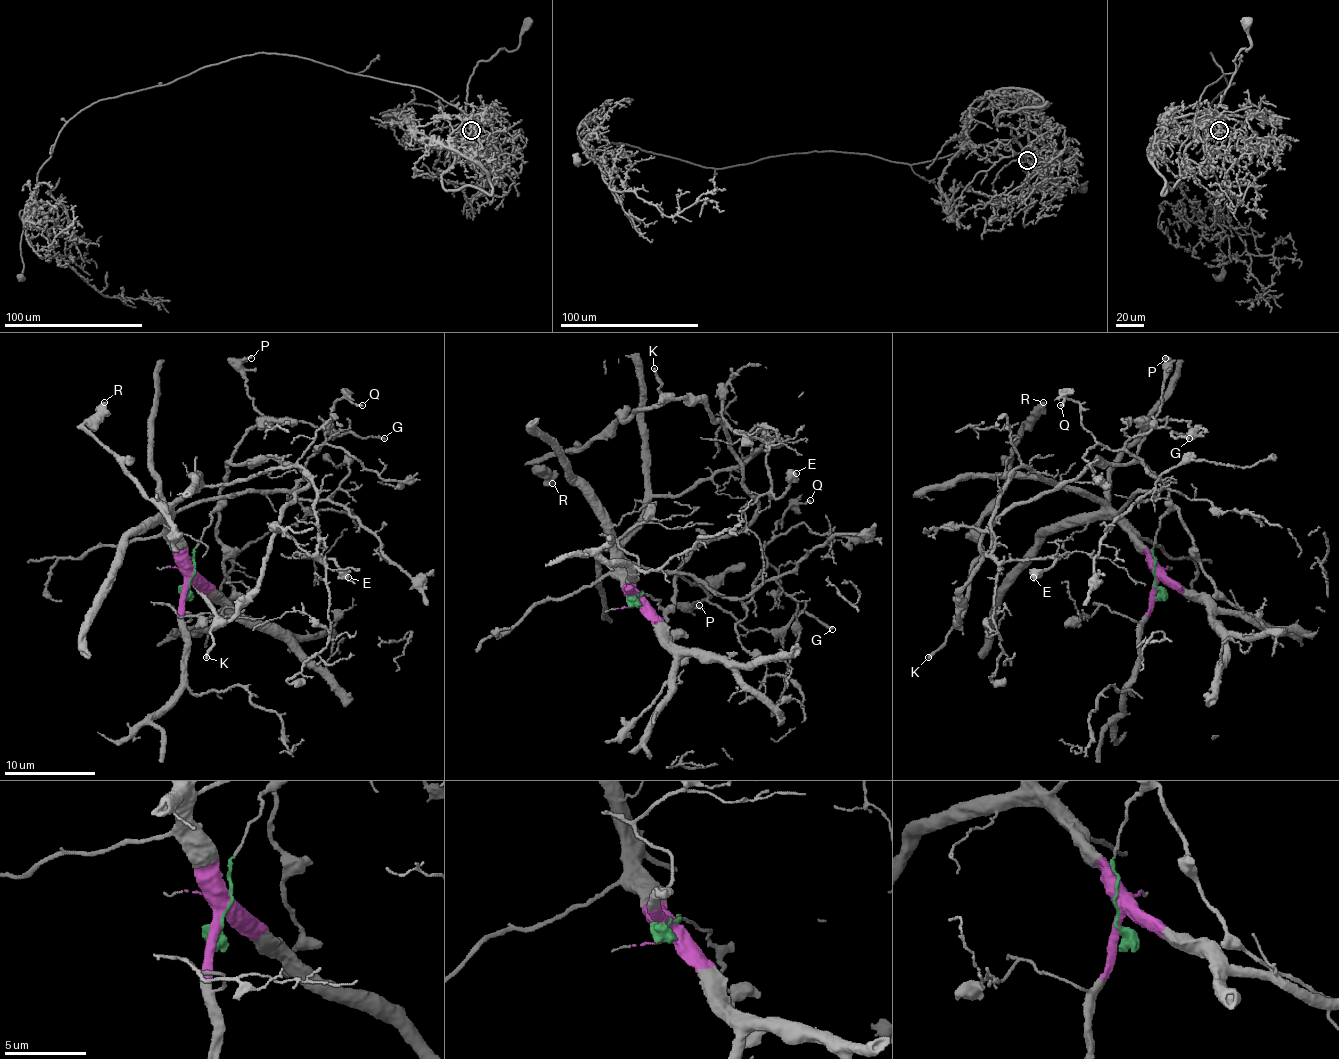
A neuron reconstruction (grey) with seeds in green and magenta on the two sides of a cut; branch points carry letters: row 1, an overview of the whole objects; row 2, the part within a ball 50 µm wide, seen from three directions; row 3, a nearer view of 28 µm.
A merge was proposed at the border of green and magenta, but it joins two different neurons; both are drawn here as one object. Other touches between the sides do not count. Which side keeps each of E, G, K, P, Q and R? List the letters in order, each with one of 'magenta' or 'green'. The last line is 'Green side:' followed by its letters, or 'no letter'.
E: magenta
G: green
K: green
P: green
Q: magenta
R: green
Green side: G, K, P, R

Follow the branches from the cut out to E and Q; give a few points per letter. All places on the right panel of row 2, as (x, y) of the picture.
E: (1155, 582), (1150, 553), (1105, 507), (1018, 466), (991, 521), (993, 555), (1000, 562), (1057, 560), (1032, 578)
Q: (1155, 582), (1150, 551), (1121, 514), (1162, 482), (1105, 448), (1080, 405), (1059, 405)

